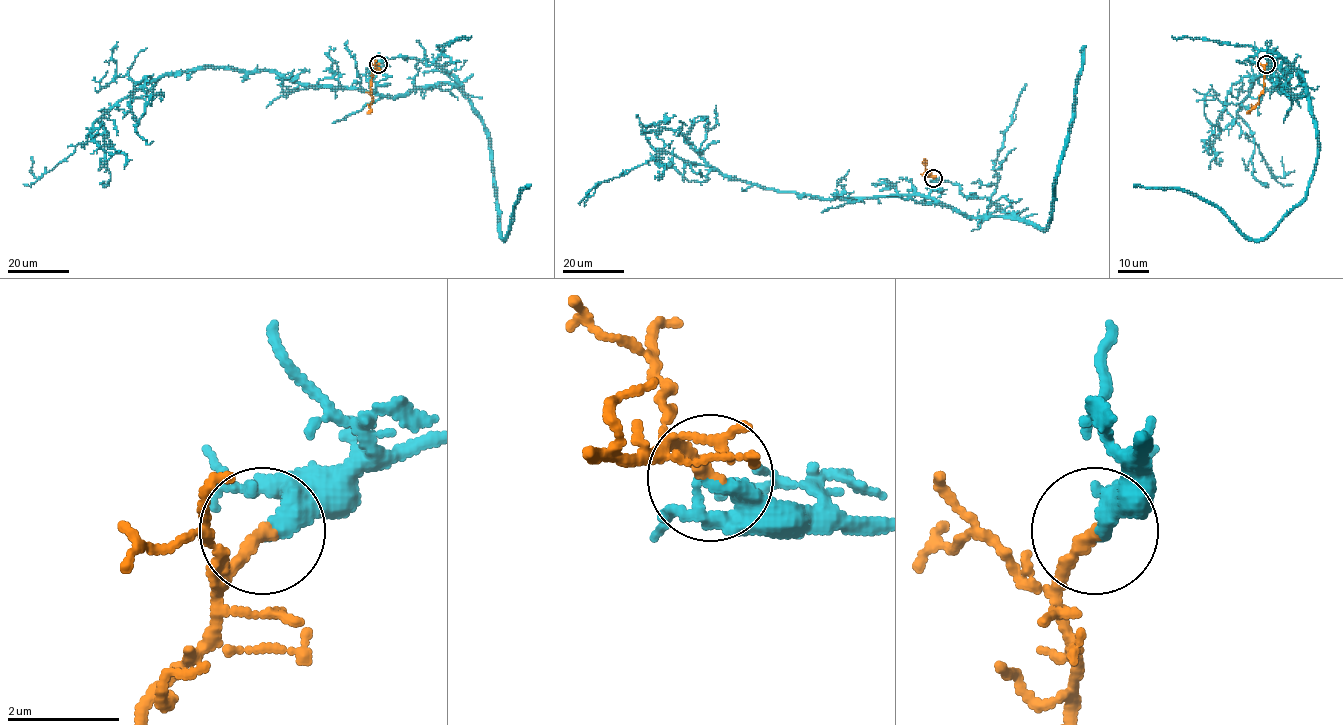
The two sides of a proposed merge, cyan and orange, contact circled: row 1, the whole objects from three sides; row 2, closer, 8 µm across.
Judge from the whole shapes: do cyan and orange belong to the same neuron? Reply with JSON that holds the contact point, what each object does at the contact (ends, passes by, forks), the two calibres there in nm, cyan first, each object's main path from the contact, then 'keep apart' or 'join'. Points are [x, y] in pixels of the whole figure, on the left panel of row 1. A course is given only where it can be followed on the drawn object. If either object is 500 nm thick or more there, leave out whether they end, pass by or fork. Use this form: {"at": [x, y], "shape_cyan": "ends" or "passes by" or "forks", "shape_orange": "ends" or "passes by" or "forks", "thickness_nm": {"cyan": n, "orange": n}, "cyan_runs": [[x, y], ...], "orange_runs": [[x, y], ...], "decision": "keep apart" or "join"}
{"at": [378, 64], "shape_cyan": "ends", "shape_orange": "ends", "thickness_nm": {"cyan": 320, "orange": 260}, "cyan_runs": [[378, 64], [434, 61], [457, 80], [382, 96], [265, 71], [165, 73], [41, 177], [31, 156]], "orange_runs": [[378, 63], [371, 74], [372, 102], [368, 114]], "decision": "join"}

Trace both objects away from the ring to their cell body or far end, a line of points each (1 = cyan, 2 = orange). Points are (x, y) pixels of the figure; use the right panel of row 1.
1: (1266, 64), (1284, 58), (1304, 88), (1291, 96), (1287, 71), (1261, 73), (1235, 121), (1275, 177), (1282, 156)
2: (1266, 63), (1264, 91), (1259, 102), (1247, 114)

